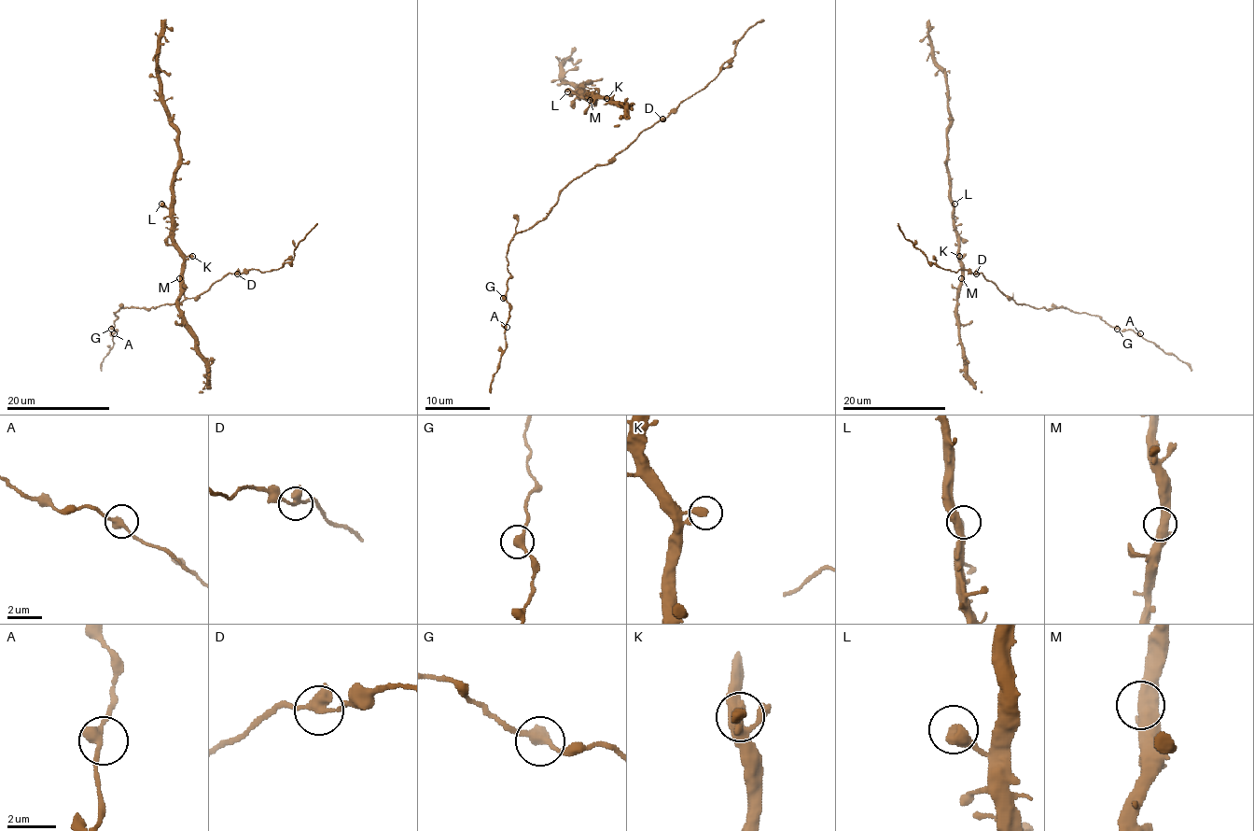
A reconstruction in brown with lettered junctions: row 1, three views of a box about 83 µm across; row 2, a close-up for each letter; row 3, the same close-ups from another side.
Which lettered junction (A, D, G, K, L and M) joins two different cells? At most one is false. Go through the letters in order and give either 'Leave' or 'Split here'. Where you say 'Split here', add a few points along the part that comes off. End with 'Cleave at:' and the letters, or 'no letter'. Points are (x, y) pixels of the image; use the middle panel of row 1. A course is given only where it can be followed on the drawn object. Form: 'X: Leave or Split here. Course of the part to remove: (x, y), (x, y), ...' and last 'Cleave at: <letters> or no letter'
A: Leave
D: Leave
G: Leave
K: Leave
L: Leave
M: Leave
Cleave at: no letter

